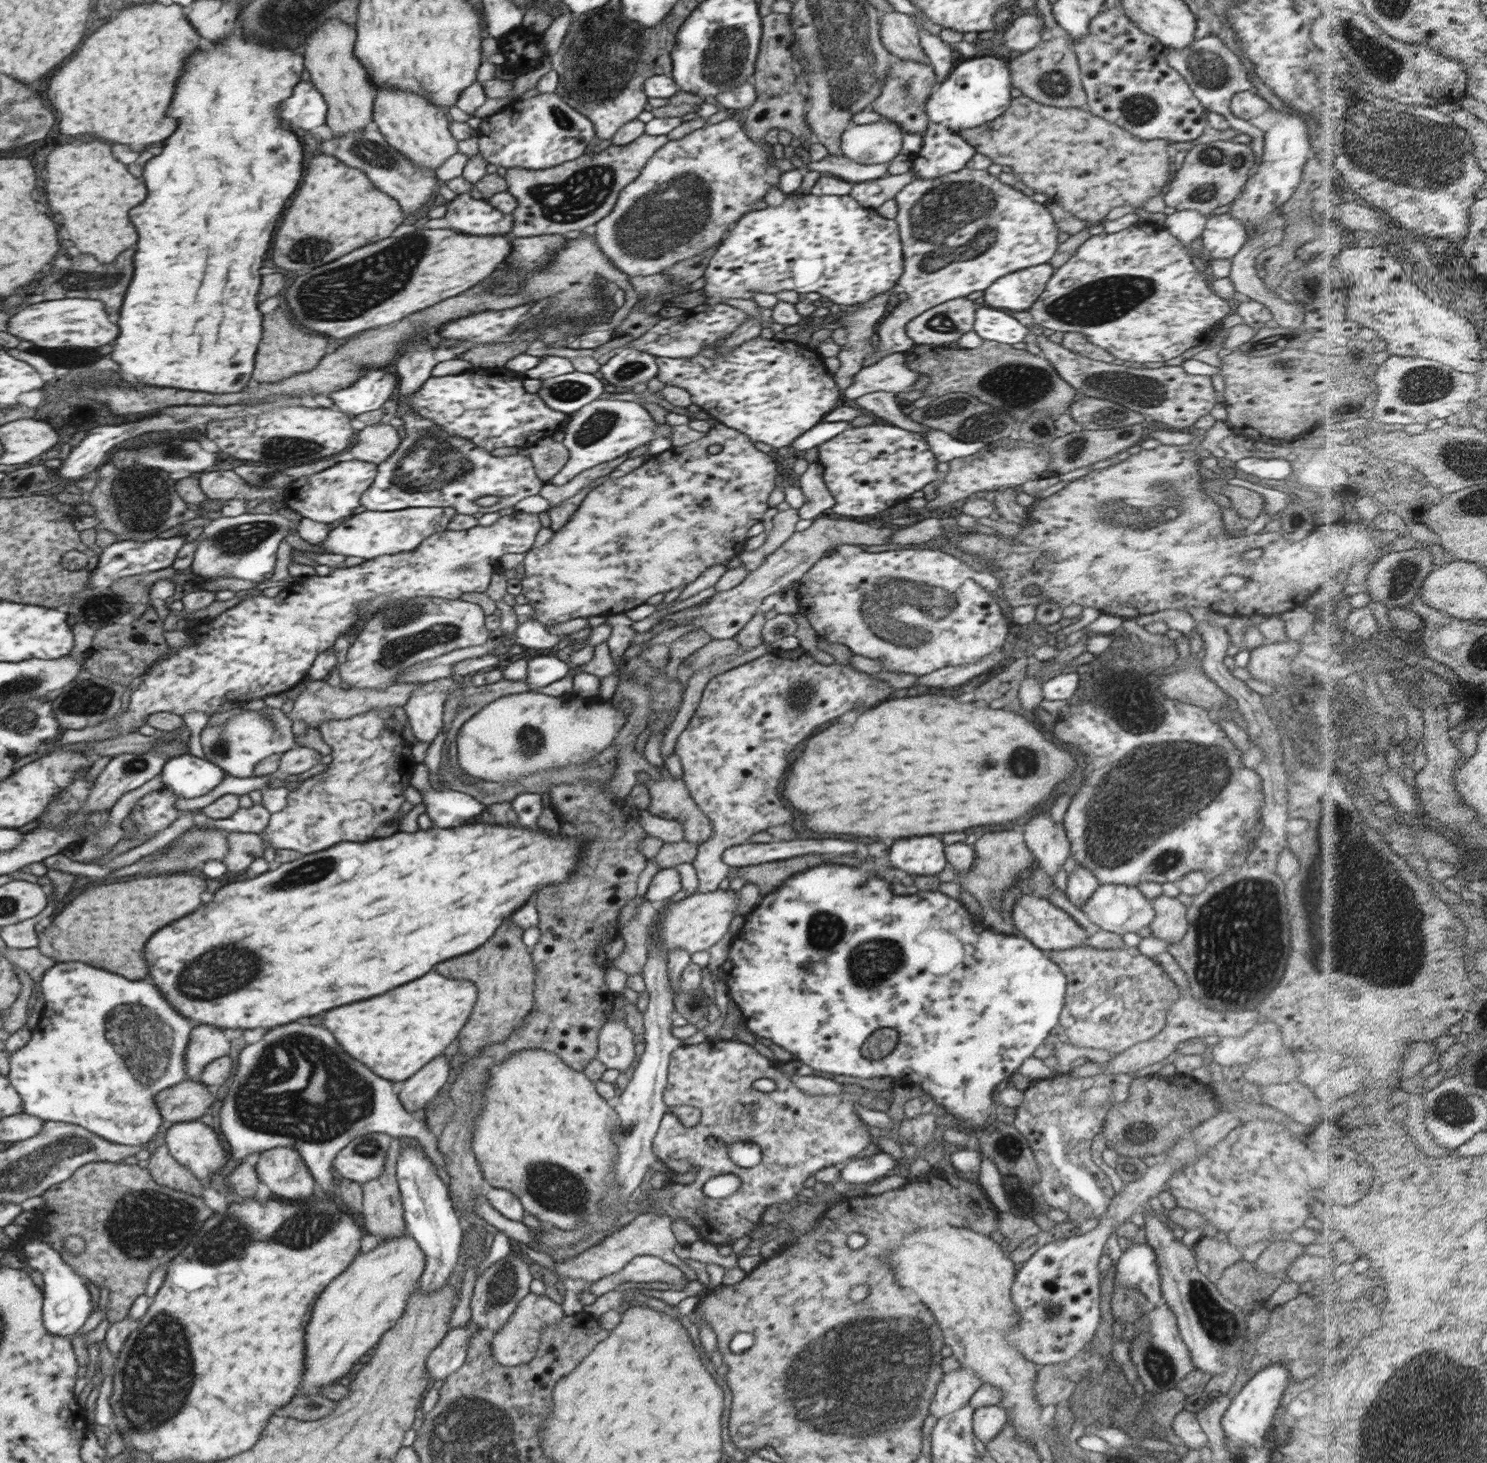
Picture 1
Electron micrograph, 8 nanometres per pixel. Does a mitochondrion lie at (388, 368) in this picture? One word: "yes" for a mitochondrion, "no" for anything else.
no

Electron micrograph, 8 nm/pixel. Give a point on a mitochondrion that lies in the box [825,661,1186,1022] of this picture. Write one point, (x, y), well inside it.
(870, 961)

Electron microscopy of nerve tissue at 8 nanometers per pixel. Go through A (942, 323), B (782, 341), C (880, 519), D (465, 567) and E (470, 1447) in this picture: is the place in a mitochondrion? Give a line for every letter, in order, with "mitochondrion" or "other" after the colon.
A: mitochondrion
B: other
C: other
D: mitochondrion
E: mitochondrion

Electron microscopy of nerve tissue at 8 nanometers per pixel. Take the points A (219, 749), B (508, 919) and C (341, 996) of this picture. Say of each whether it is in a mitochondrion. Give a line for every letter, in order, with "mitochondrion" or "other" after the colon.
A: mitochondrion
B: other
C: other

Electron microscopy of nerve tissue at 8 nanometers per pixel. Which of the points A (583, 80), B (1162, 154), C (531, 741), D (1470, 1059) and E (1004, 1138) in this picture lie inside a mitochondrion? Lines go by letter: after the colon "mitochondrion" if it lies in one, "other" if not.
A: other
B: other
C: mitochondrion
D: other
E: mitochondrion

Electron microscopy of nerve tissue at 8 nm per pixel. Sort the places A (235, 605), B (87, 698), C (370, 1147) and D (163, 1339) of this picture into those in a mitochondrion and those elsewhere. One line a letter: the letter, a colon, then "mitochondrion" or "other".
A: other
B: mitochondrion
C: mitochondrion
D: mitochondrion

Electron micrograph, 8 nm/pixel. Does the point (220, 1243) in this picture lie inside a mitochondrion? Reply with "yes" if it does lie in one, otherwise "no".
yes

